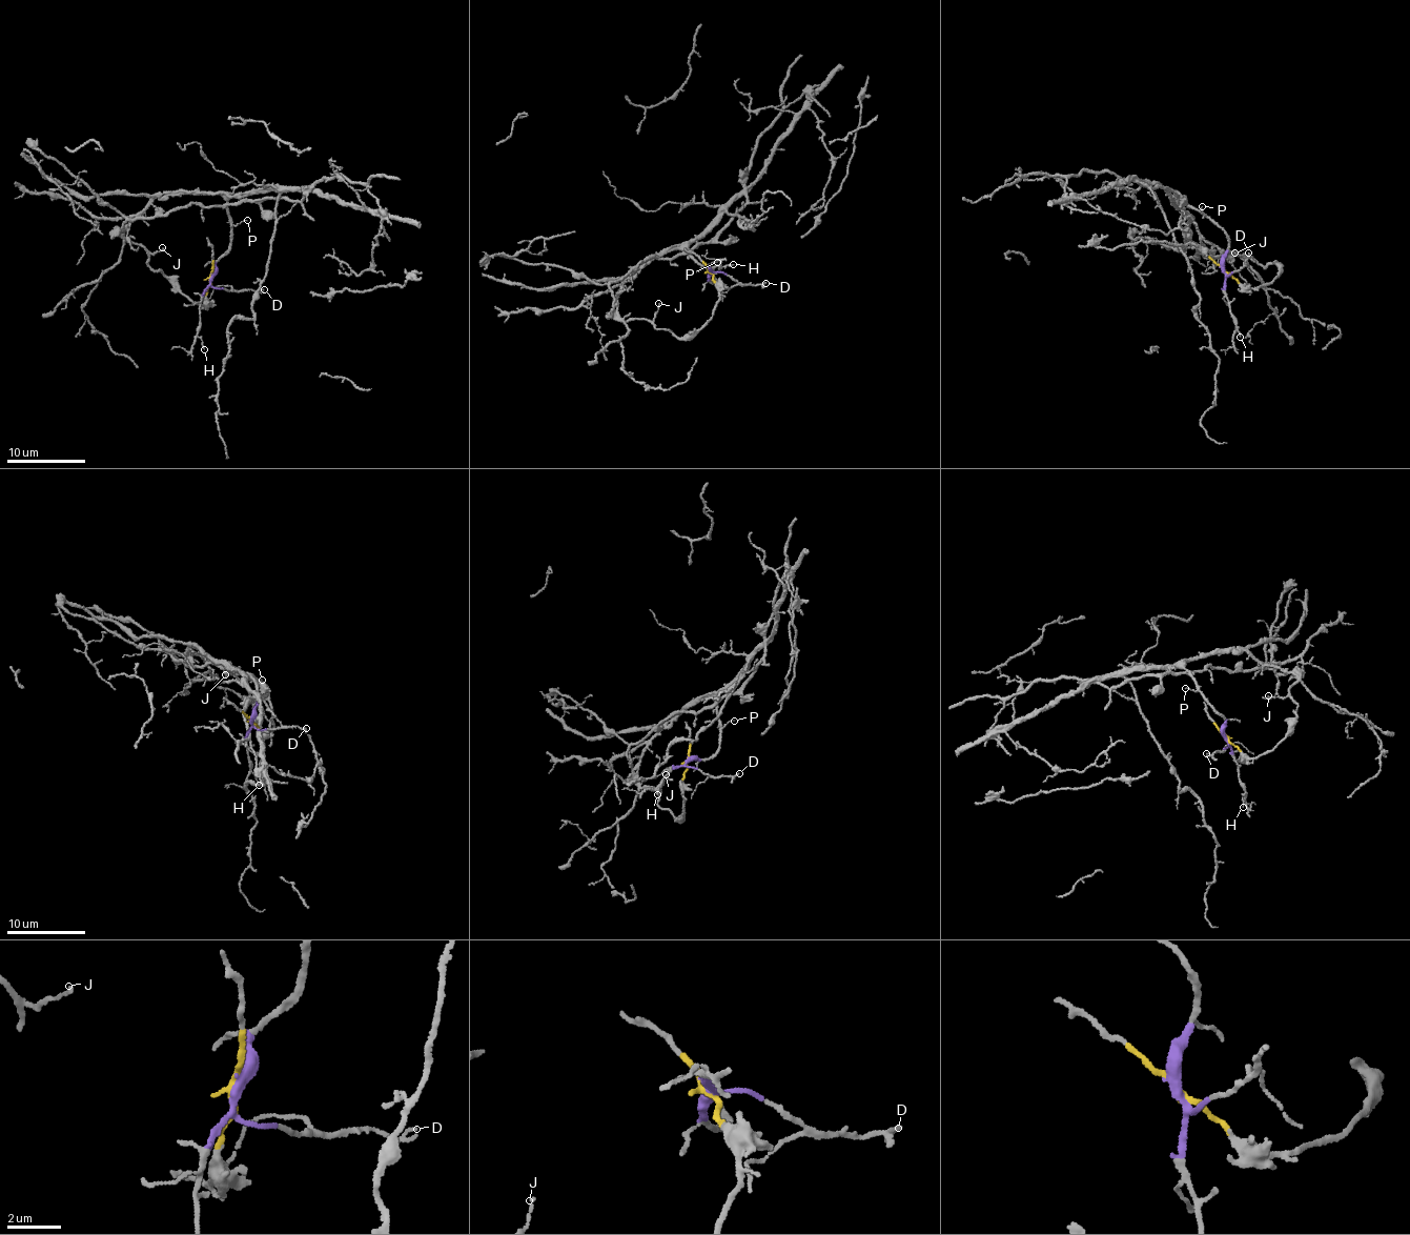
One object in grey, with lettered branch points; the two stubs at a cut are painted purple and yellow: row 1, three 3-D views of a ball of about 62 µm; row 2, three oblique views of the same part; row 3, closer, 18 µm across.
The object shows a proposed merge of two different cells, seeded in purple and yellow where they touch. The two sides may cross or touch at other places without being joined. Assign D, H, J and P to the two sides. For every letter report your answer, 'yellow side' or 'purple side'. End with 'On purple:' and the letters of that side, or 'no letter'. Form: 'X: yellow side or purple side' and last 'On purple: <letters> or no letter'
D: purple side
H: purple side
J: yellow side
P: purple side
On purple: D, H, P

